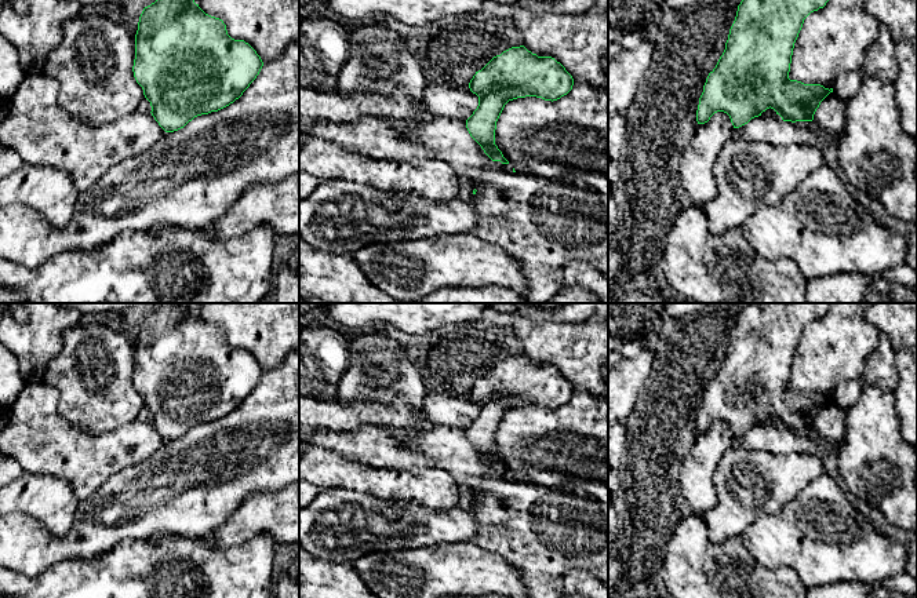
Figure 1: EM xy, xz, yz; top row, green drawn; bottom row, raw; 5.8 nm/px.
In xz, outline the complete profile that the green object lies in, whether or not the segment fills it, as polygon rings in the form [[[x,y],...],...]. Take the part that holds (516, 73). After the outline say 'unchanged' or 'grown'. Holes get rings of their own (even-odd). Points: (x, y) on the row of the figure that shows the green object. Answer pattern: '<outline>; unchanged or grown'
[[[524,45],[512,47],[470,80],[469,88],[478,96],[478,106],[466,120],[466,128],[492,161],[509,164],[495,145],[496,121],[505,105],[525,96],[553,102],[567,95],[572,85],[572,76],[554,58],[538,56]]]; unchanged

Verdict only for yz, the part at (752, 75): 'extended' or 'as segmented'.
as segmented

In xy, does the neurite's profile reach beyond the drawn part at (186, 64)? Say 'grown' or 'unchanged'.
unchanged

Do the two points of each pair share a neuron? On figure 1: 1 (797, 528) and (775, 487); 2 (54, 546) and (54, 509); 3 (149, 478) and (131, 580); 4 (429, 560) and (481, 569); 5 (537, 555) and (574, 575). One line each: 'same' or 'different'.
1: different
2: different
3: different
4: same
5: different

